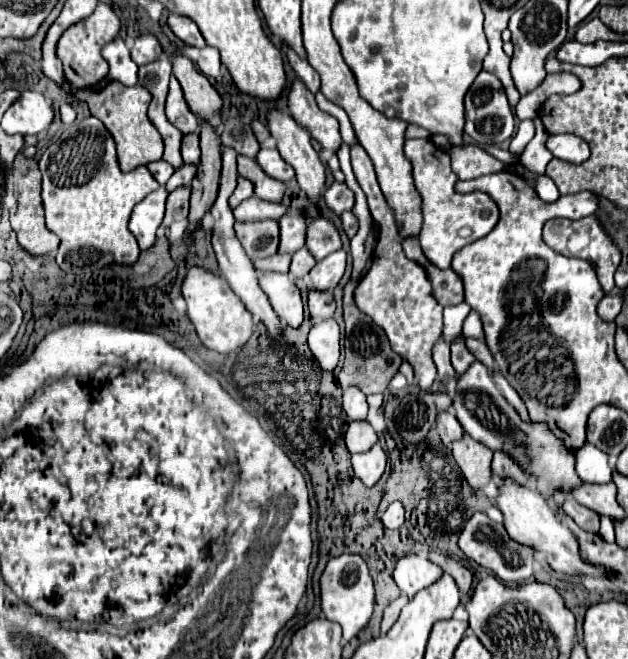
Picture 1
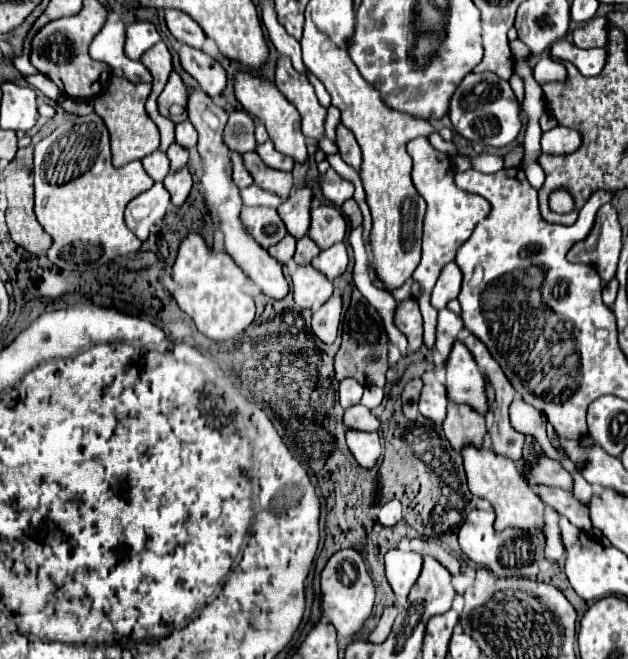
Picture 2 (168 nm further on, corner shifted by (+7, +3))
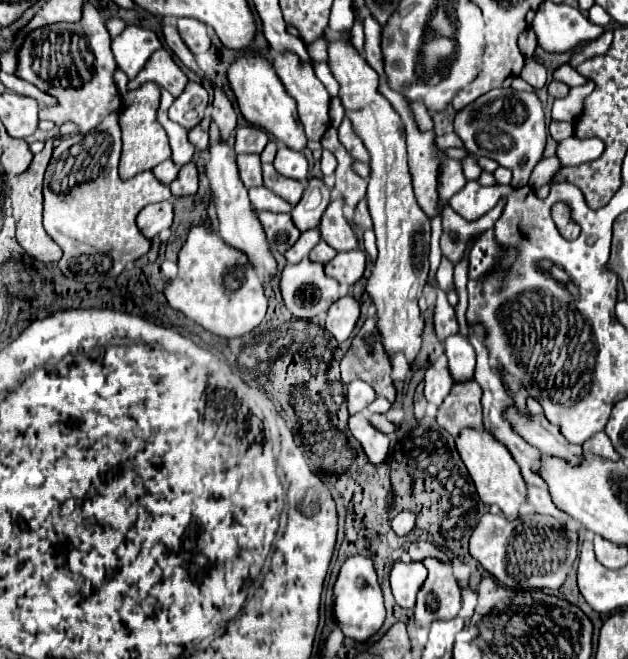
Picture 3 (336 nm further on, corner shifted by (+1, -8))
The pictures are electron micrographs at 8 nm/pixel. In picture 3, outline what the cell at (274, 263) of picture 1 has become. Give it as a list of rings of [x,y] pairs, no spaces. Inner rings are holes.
[[[311,228],[309,232],[303,232],[301,238],[293,244],[293,248],[289,248],[289,250],[285,252],[287,262],[289,262],[289,264],[297,264],[297,262],[301,262],[301,260],[315,248],[315,244],[317,244],[319,240],[321,240],[319,228]]]

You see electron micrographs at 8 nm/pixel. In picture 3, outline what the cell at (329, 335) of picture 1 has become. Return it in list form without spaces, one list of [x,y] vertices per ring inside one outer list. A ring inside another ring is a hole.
[[[345,294],[331,304],[325,328],[337,338],[337,342],[345,342],[351,336],[357,320],[359,320],[359,302],[353,296]]]

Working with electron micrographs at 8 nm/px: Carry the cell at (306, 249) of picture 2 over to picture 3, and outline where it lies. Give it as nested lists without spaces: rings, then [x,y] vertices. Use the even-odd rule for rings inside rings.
[[[321,240],[321,242],[319,242],[319,244],[317,244],[313,250],[311,250],[309,258],[313,258],[315,262],[323,262],[323,264],[327,264],[327,262],[329,262],[329,260],[331,260],[335,254],[337,254],[337,252],[335,252],[335,250],[333,250],[329,244],[325,244],[325,242]]]

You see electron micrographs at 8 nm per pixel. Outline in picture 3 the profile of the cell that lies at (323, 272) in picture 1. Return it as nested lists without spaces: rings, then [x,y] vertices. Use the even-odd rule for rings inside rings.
[[[359,248],[349,252],[339,252],[331,262],[325,264],[325,274],[335,278],[343,288],[353,286],[365,272],[367,254]]]

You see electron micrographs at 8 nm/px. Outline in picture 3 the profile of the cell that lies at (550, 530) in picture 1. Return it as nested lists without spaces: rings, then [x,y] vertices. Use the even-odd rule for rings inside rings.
[[[465,428],[465,432],[455,438],[455,444],[463,464],[469,470],[469,476],[475,482],[479,498],[487,504],[497,504],[509,520],[515,520],[519,516],[519,506],[525,502],[527,484],[509,450],[503,448],[499,440],[493,440],[485,428]]]

